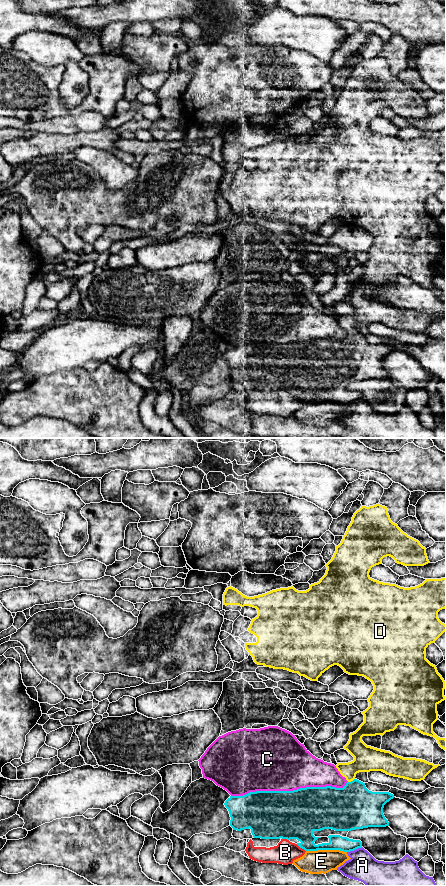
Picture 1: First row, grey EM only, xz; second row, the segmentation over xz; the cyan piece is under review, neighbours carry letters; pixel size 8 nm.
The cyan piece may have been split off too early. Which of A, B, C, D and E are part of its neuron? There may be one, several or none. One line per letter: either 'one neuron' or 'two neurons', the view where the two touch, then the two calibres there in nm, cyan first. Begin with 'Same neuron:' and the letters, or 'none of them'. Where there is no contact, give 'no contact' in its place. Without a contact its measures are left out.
Same neuron: D
A: two neurons; meets cyan in xz; 190 nm thick on the cyan side, 240 nm on the other
B: two neurons; meets cyan in xz; 360 nm thick on the cyan side, 180 nm on the other
C: two neurons; meets cyan in xz; 380 nm thick on the cyan side, 460 nm on the other
D: one neuron; meets cyan in xz; 360 nm thick on the cyan side, 200 nm on the other
E: two neurons; meets cyan in xz; 180 nm thick on the cyan side, 190 nm on the other

